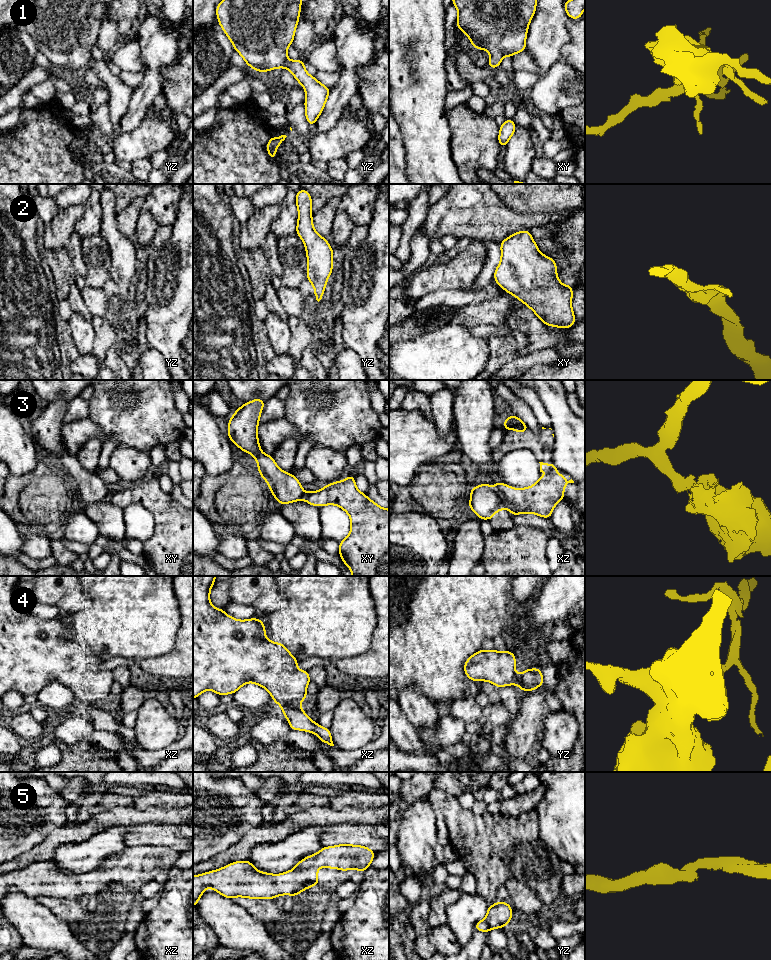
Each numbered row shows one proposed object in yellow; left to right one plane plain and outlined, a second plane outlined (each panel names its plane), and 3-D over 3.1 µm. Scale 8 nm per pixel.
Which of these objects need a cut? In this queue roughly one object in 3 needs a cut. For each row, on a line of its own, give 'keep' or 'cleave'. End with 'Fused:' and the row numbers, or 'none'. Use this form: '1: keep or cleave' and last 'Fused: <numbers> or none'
1: keep
2: keep
3: cleave
4: cleave
5: keep
Fused: 3, 4

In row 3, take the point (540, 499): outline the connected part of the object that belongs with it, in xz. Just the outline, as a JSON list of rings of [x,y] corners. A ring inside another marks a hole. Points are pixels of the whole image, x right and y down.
[[[540,463],[540,472],[561,473],[562,477],[539,476],[538,481],[530,487],[515,489],[496,481],[496,490],[506,501],[512,516],[525,513],[533,513],[542,518],[549,518],[556,504],[565,500],[564,489],[568,483],[574,483],[571,479],[566,481],[566,473],[551,464]]]

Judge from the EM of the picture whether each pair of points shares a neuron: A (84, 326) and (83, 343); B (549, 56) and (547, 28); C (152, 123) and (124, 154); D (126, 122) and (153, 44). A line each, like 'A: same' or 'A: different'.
A: same
B: same
C: same
D: same

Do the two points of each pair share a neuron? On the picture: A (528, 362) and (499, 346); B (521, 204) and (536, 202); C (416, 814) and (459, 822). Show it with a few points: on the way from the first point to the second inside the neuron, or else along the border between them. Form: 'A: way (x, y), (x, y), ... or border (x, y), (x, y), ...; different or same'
A: border (540, 348), (519, 355), (498, 369); different
B: way (525, 202), (532, 202); same
C: border (427, 798), (432, 809), (437, 814); different

